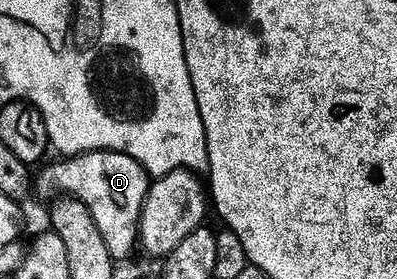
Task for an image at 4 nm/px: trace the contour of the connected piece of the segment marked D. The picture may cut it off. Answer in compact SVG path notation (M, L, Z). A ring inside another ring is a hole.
M82 152L80 156L59 158L56 164L48 168L40 167L33 180L36 193L43 196L71 197L84 204L92 215L97 230L101 230L101 238L105 238L105 246L112 260L123 262L132 254L139 244L139 219L147 191L153 183L143 165L138 164L123 152Z

